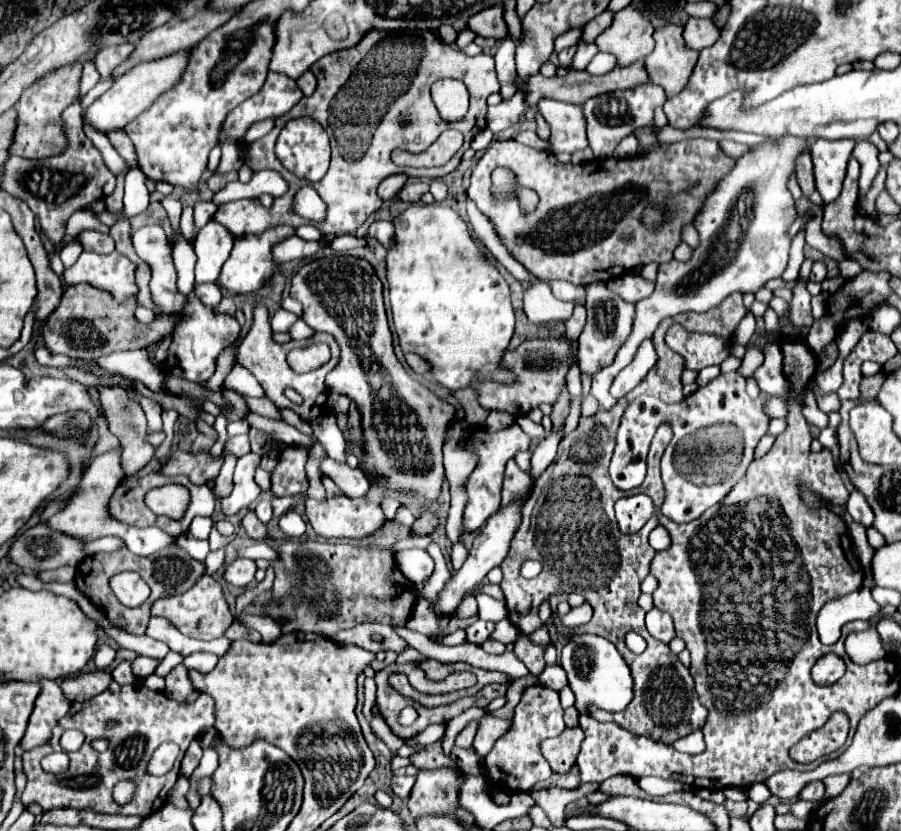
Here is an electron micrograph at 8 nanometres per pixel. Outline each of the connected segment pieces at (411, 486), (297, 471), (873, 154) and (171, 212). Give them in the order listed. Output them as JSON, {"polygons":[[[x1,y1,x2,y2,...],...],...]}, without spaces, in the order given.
{"polygons":[[[350,255,314,259,306,263,292,279,290,297,302,303,304,307,302,319,316,331,334,335,340,347,340,361,326,375,326,389,330,393,348,395,362,413,362,425,366,433,363,437,363,466,360,468,364,473,369,473,367,476,372,483,368,495,364,495,362,499,350,499,344,495,326,501,306,499,306,519,312,525,312,529,326,539,362,539,376,533,386,523,386,517,380,509,380,501,386,495,386,489,398,489,428,499,438,497,444,479,442,433,446,423,454,417,456,409,450,403,442,401,428,387,412,381,402,363,396,359,392,347,392,333,388,329,388,319,382,303,382,283,376,277,376,269,366,259]],[[288,445,280,451,278,463,272,471,272,495,288,497,304,493,308,489,308,479,304,475,304,461,308,457,308,447]],[[860,139,854,145,852,157,862,165,862,173,860,173,860,189,862,193,868,191,868,187,872,185,876,173,878,173,878,149,868,141,868,139]],[[162,197,160,199,160,203,162,203,162,207,168,211,168,217,170,217,170,223,172,223,172,229,176,229,180,223,180,213,182,213,182,205,176,201,176,199,172,199,172,197]]]}

